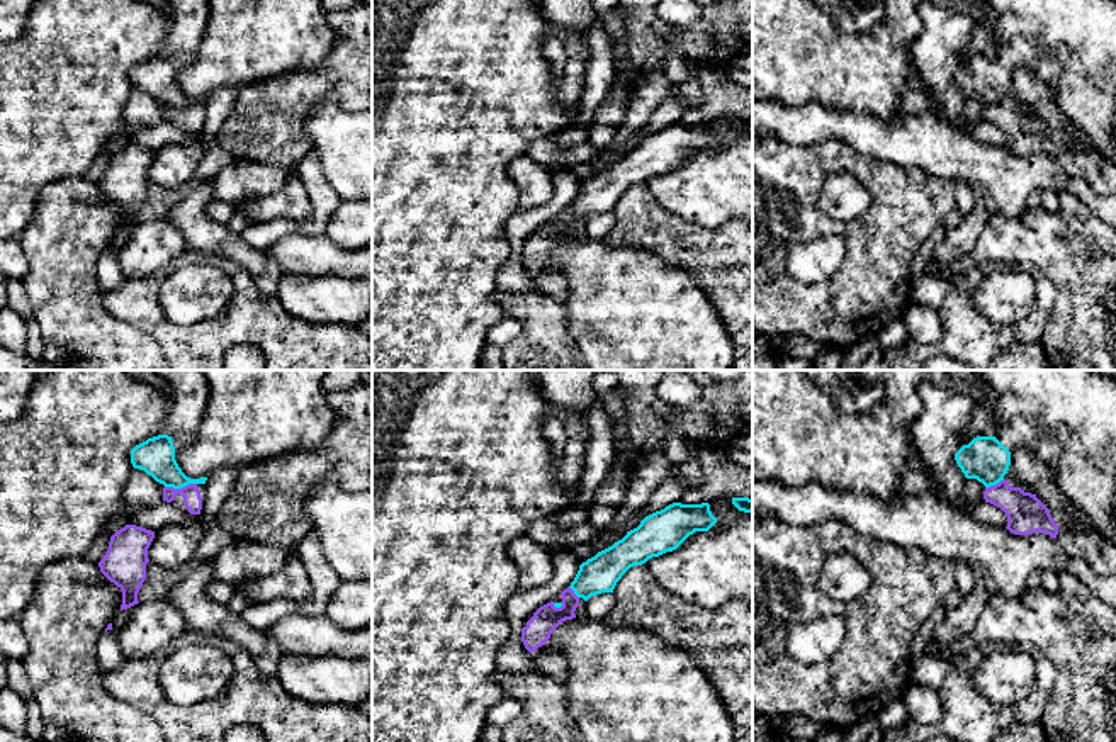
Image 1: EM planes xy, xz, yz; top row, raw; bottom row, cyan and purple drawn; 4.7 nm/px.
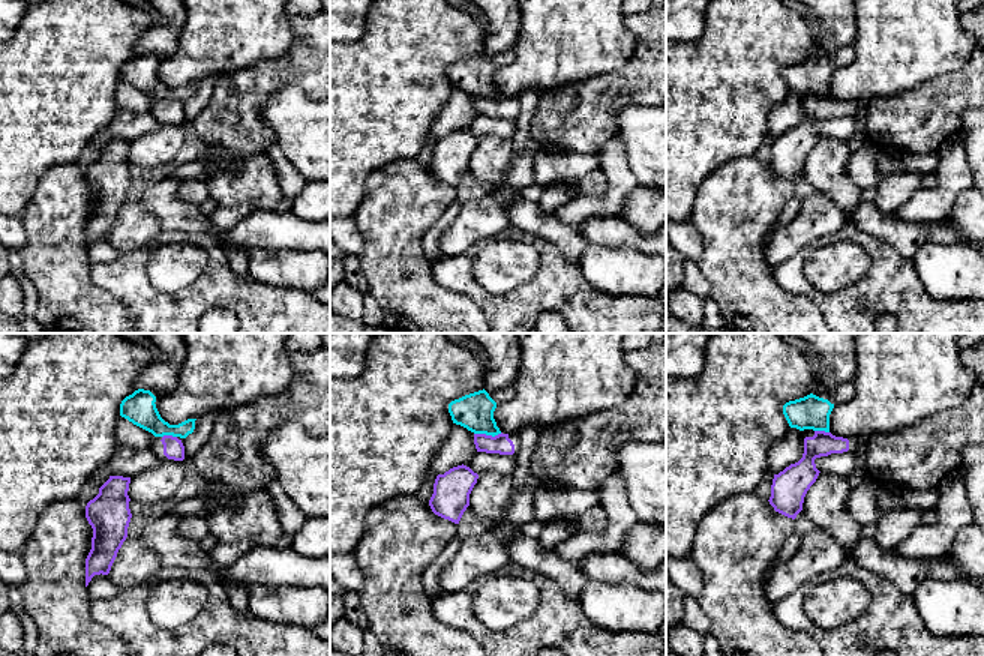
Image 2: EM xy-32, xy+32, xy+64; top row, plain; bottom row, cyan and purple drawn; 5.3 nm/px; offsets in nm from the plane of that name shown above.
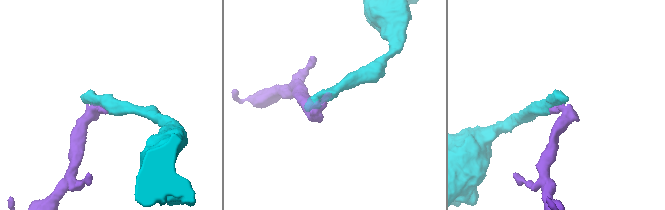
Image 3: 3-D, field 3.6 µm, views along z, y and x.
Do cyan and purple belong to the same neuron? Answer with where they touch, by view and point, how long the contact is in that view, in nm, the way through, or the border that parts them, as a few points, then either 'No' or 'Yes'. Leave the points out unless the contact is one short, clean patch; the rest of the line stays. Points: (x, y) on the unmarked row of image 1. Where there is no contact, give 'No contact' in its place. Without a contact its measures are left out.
Touches cyan at xy (180, 107). Shared border 150 nm. Boundary: xy (196, 102), (165, 107). No

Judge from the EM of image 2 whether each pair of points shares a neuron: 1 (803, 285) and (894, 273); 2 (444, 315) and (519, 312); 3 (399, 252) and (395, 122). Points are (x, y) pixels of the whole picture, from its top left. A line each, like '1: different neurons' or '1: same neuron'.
1: same neuron
2: different neurons
3: different neurons

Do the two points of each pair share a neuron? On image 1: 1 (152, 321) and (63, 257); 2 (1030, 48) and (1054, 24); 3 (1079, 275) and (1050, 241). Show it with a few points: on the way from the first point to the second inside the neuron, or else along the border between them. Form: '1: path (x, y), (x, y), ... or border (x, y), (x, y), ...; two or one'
1: border (102, 292), (106, 308), (114, 316), (129, 323); two
2: border (999, 50), (1031, 34), (1070, 56); two
3: path (1076, 267), (1059, 250); one

